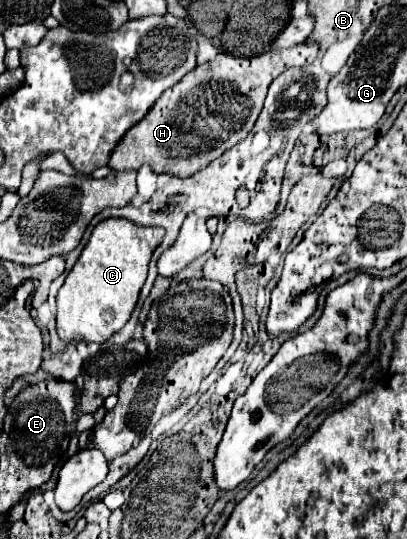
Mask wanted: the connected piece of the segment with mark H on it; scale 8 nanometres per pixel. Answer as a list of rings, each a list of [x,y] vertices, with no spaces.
[[[306,42],[290,48],[270,48],[252,58],[220,52],[214,60],[188,72],[180,84],[168,88],[152,106],[152,112],[123,136],[108,164],[114,170],[138,170],[142,164],[150,164],[156,174],[172,174],[176,178],[198,172],[248,136],[272,80],[288,68],[310,64],[316,52],[318,46]]]

